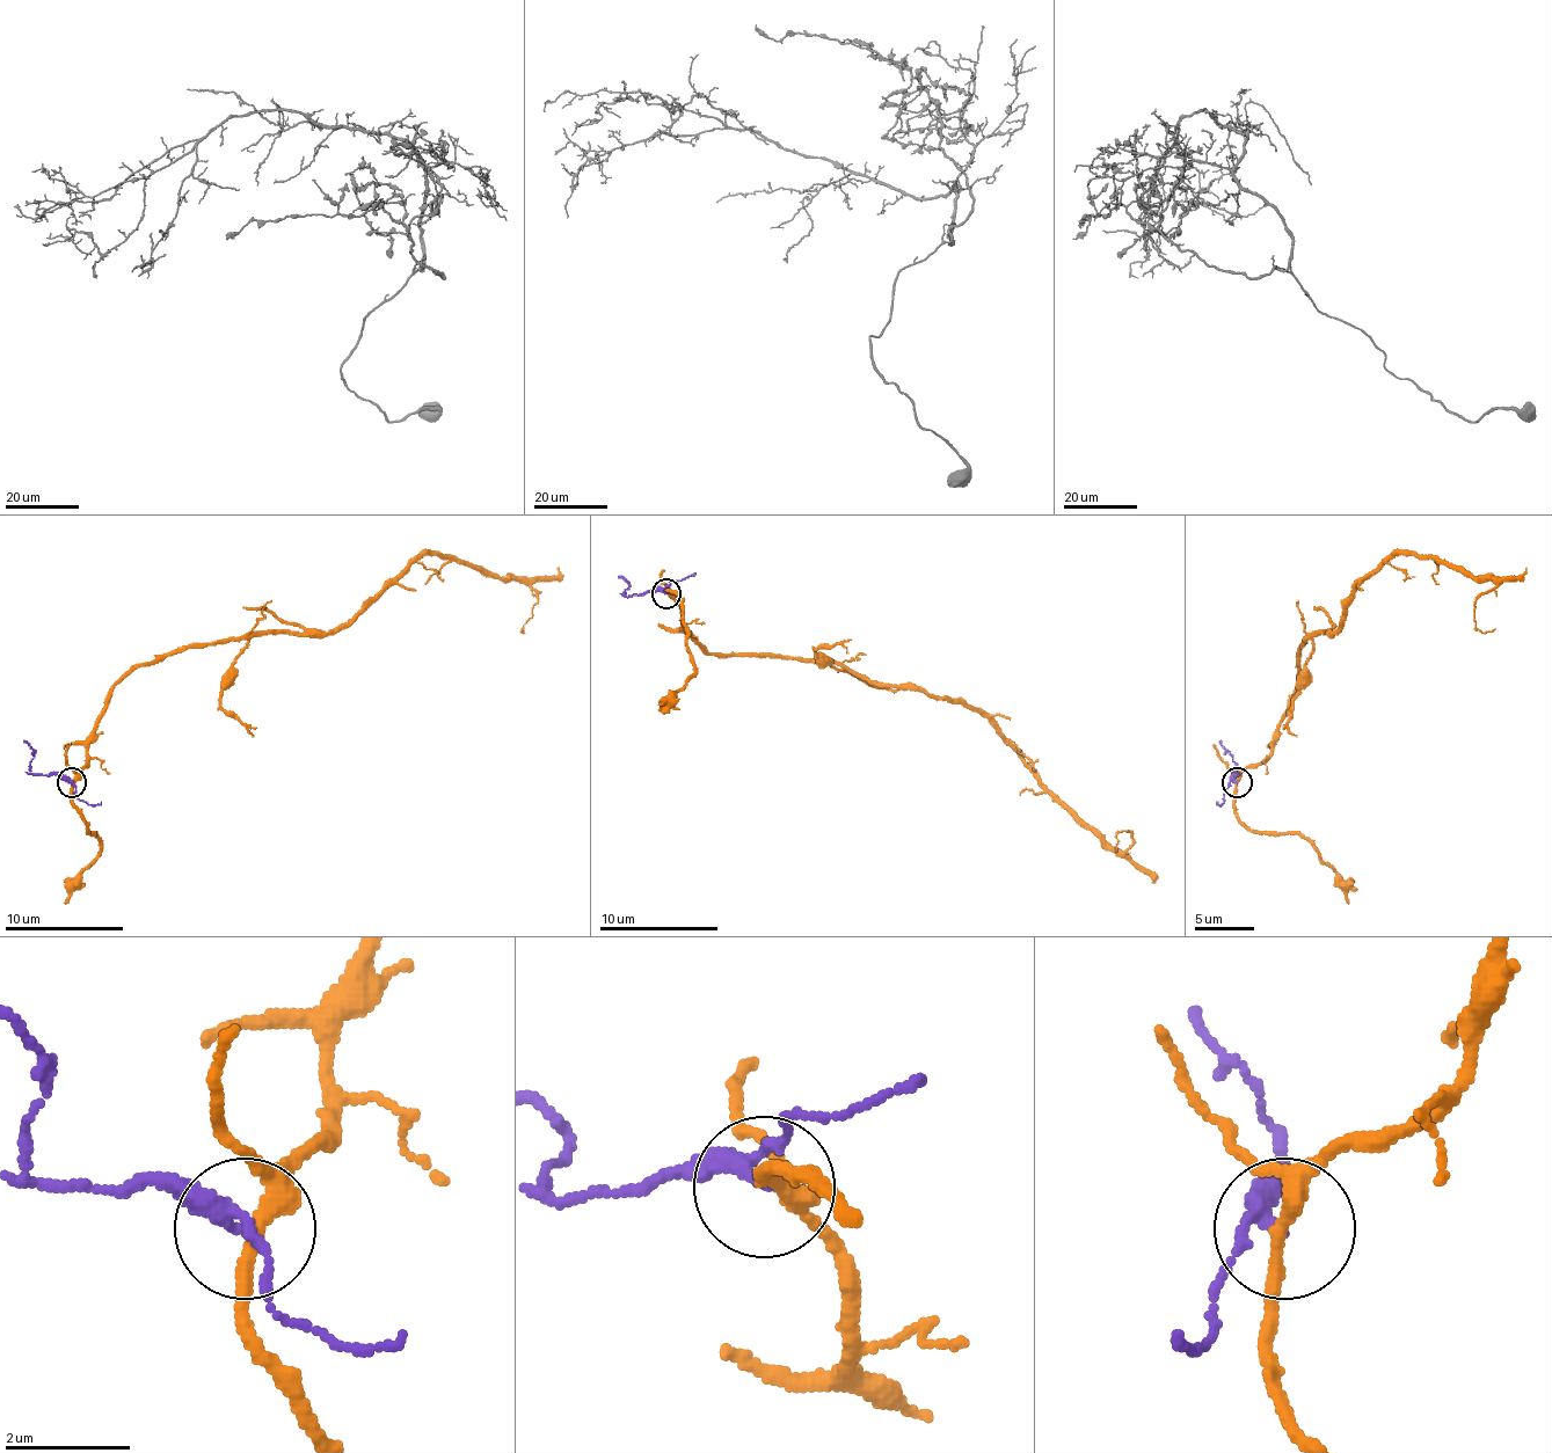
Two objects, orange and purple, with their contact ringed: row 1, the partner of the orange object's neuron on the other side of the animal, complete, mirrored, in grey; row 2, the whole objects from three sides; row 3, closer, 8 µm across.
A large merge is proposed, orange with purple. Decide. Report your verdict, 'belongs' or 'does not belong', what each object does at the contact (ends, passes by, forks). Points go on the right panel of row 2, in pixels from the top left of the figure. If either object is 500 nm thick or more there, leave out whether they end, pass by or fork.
does not belong; orange forks; purple passes by

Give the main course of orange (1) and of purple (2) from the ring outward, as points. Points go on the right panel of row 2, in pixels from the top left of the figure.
1: (1236, 783), (1272, 751), (1304, 641), (1340, 626), (1352, 593), (1397, 555), (1491, 578), (1477, 626), (1494, 629)
2: (1236, 783), (1239, 774), (1218, 742)

